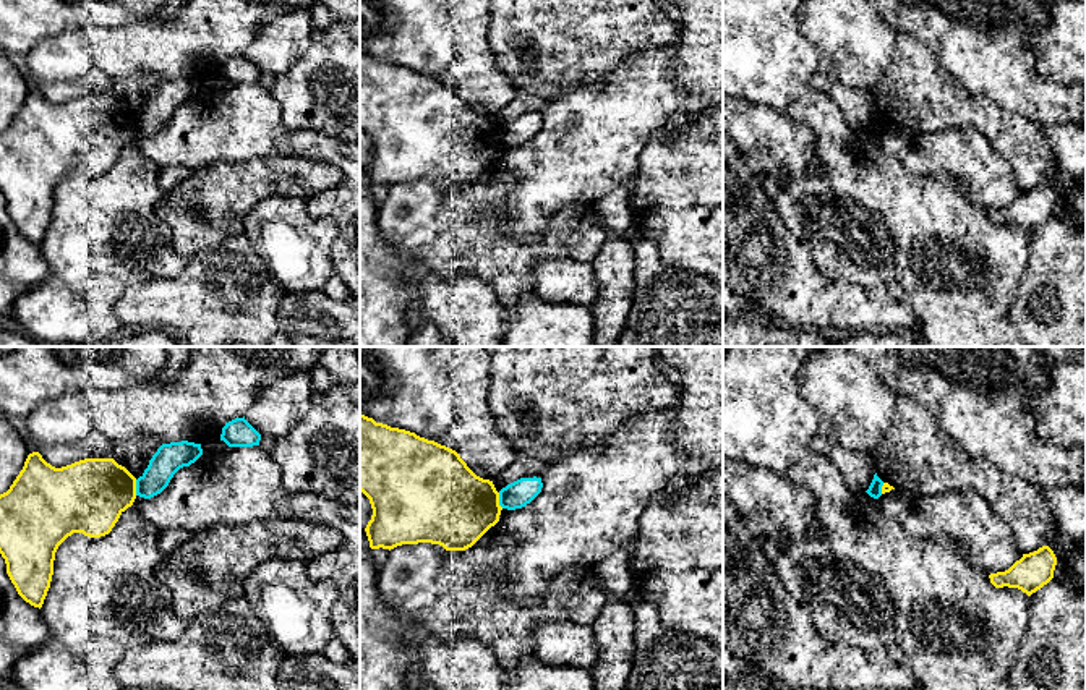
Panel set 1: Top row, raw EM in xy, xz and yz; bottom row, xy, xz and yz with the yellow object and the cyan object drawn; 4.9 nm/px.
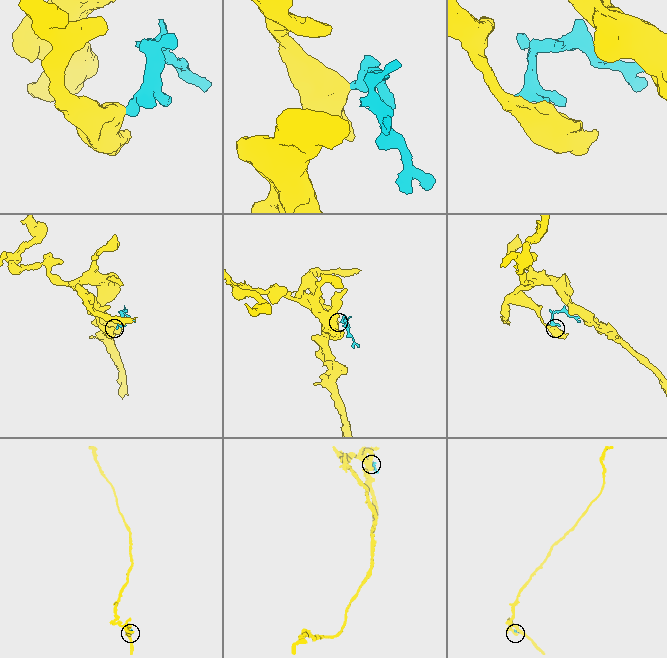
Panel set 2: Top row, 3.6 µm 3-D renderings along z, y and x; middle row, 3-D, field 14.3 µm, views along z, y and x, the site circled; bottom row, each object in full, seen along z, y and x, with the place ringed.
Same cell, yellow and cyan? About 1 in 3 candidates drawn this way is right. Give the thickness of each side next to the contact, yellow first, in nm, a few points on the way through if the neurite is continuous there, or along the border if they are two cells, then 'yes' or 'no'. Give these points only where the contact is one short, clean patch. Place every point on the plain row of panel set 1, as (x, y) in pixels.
360/150 nm | no

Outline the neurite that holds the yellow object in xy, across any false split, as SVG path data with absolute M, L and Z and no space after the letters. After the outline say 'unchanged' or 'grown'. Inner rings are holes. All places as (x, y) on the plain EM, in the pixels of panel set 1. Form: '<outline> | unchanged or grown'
M39 89L29 91L10 126L0 131L0 191L18 232L31 243L41 246L50 225L58 183L73 170L83 170L89 175L109 172L120 152L133 143L135 136L136 115L113 96L84 96L55 105Z | unchanged

